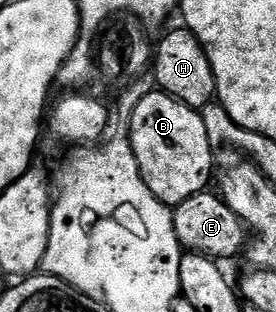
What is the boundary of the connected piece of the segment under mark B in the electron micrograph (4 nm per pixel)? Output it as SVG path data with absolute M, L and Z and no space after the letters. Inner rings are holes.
M151 90L129 113L128 120L128 139L136 154L140 174L158 201L173 206L211 187L216 148L208 138L208 130L204 130L199 109L189 108L164 91Z

